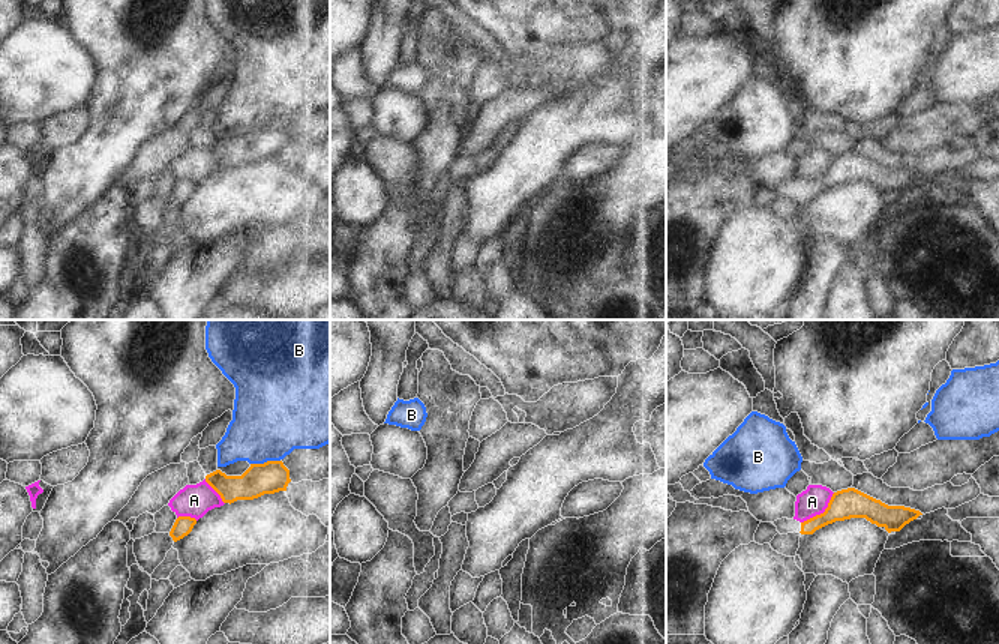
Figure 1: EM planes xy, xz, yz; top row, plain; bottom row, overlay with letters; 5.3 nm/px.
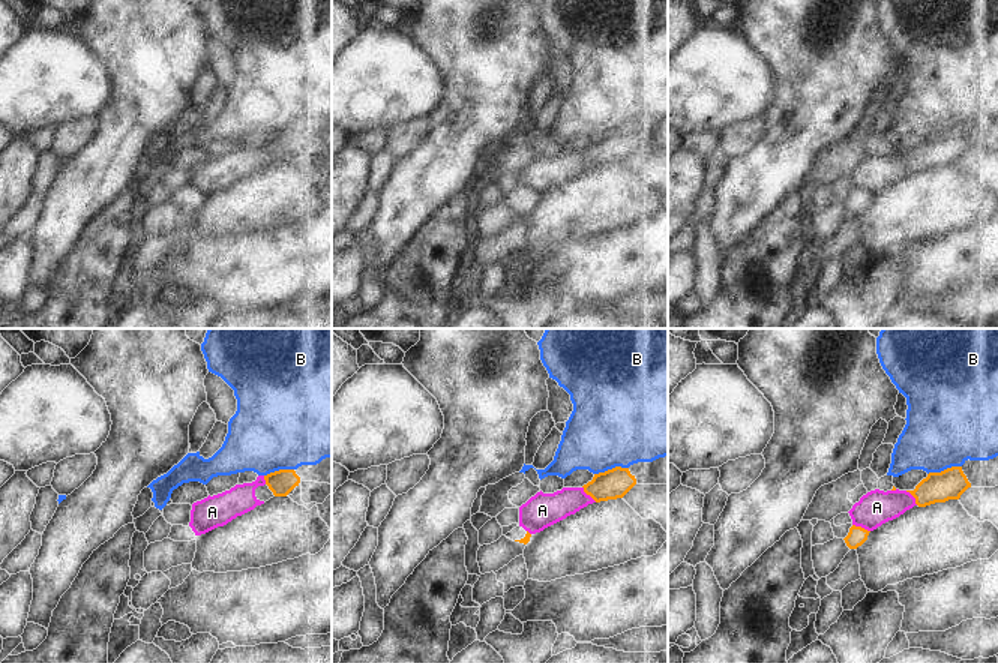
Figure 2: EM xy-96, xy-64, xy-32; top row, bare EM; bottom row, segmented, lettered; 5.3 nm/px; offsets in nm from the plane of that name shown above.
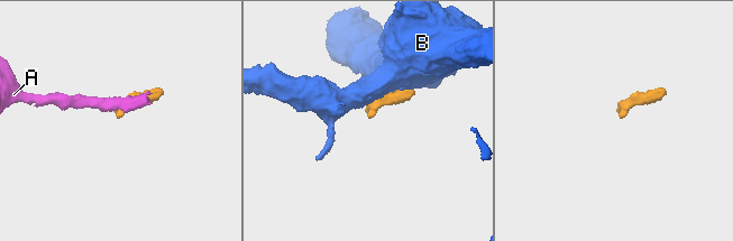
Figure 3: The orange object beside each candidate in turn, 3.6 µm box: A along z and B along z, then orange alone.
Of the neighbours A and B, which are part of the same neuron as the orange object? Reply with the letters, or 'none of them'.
none of them

